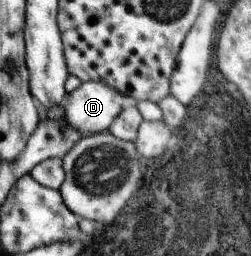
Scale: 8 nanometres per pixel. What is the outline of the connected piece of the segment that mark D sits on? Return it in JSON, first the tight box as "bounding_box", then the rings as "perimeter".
{"bounding_box":[64,81,123,136],"perimeter":[[[87,81],[67,93],[64,118],[82,136],[107,132],[123,110],[122,95],[101,82]]]}

